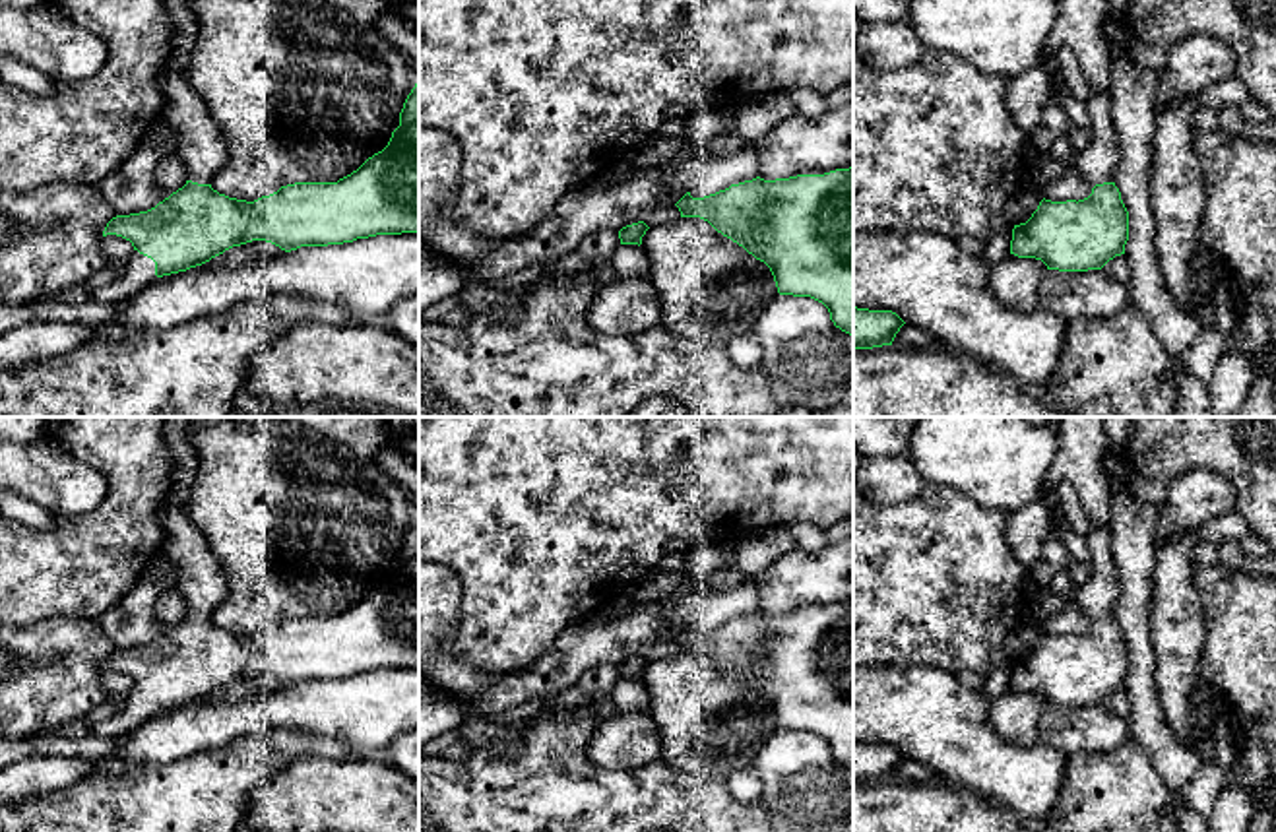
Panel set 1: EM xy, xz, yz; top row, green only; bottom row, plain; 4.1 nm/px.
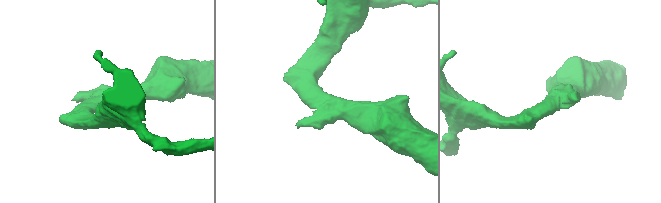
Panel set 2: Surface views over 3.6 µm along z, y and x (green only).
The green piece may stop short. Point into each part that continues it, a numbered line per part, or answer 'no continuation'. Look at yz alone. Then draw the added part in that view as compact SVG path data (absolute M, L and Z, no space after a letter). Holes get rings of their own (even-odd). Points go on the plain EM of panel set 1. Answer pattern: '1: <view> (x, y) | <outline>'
1: yz (1098, 590) | M1092 528L1088 531L1086 545L1090 560L1072 595L1072 601L1094 621L1113 617L1113 607L1121 593L1111 541L1111 528Z

